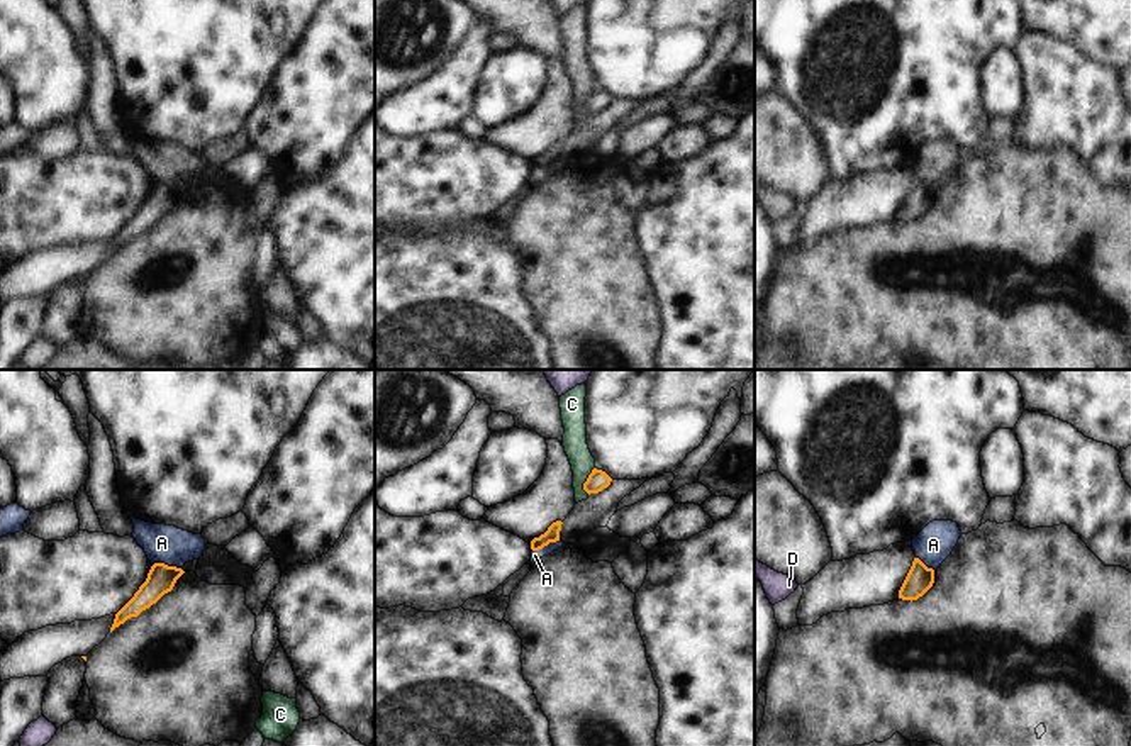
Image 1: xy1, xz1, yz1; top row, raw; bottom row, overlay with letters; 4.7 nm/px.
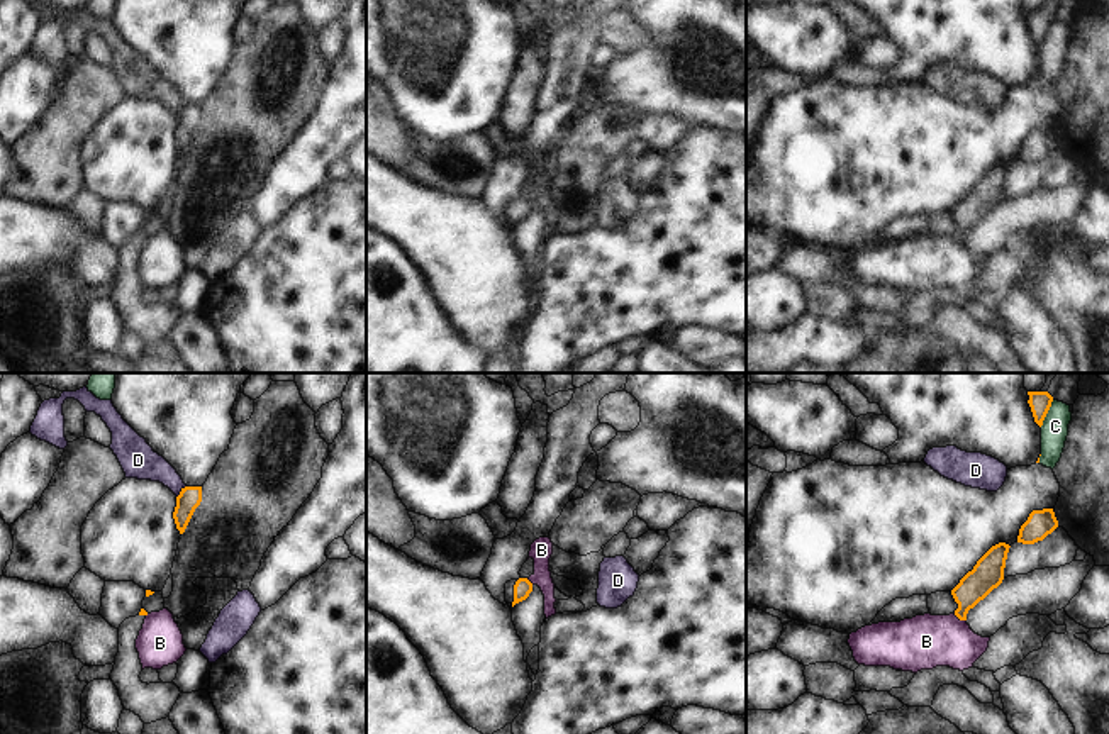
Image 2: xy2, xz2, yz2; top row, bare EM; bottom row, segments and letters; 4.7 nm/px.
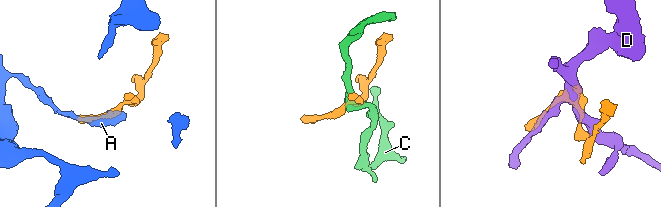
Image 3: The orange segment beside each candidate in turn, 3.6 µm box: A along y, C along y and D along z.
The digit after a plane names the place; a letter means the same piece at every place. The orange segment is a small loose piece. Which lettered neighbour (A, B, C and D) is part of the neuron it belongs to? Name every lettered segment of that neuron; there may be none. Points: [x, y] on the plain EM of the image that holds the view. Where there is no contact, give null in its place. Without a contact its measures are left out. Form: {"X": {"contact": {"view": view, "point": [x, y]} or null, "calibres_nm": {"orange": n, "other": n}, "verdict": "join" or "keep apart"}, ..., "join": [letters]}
{"A": {"contact": {"view": "xz1", "point": [545, 165]}, "calibres_nm": {"orange": 70, "other": 50}, "verdict": "keep apart"}, "B": {"contact": {"view": "yz2", "point": [960, 239]}, "calibres_nm": {"orange": 150, "other": 260}, "verdict": "keep apart"}, "C": {"contact": {"view": "xz1", "point": [587, 100]}, "calibres_nm": {"orange": 100, "other": 120}, "verdict": "keep apart"}, "D": {"contact": {"view": "xy2", "point": [180, 112]}, "calibres_nm": {"orange": 110, "other": 160}, "verdict": "keep apart"}, "join": []}

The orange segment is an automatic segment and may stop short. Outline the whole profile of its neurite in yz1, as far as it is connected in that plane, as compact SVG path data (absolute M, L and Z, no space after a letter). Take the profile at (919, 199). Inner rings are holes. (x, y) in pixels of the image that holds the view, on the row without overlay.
M914 178L912 186L899 210L899 219L917 220L934 203L934 190L928 188L919 178Z

